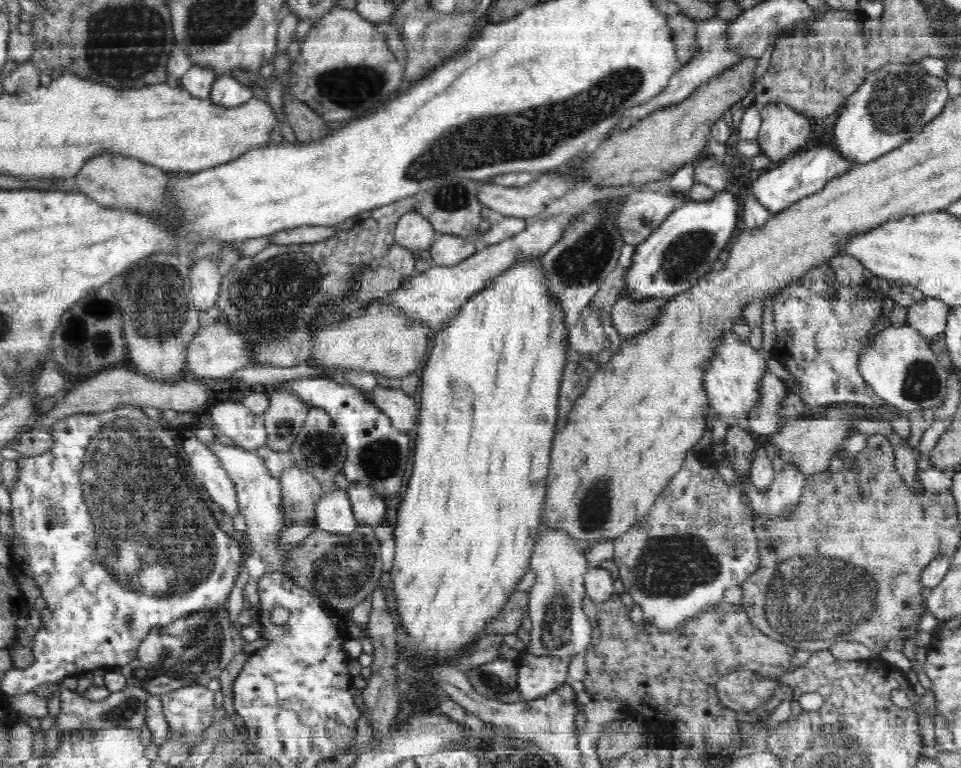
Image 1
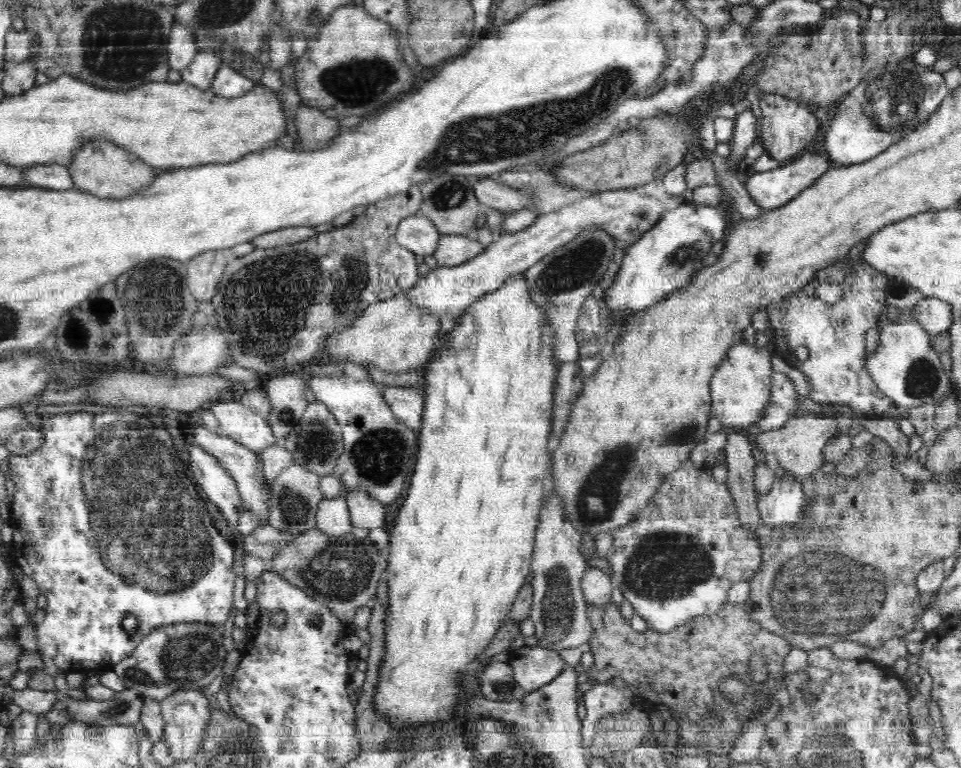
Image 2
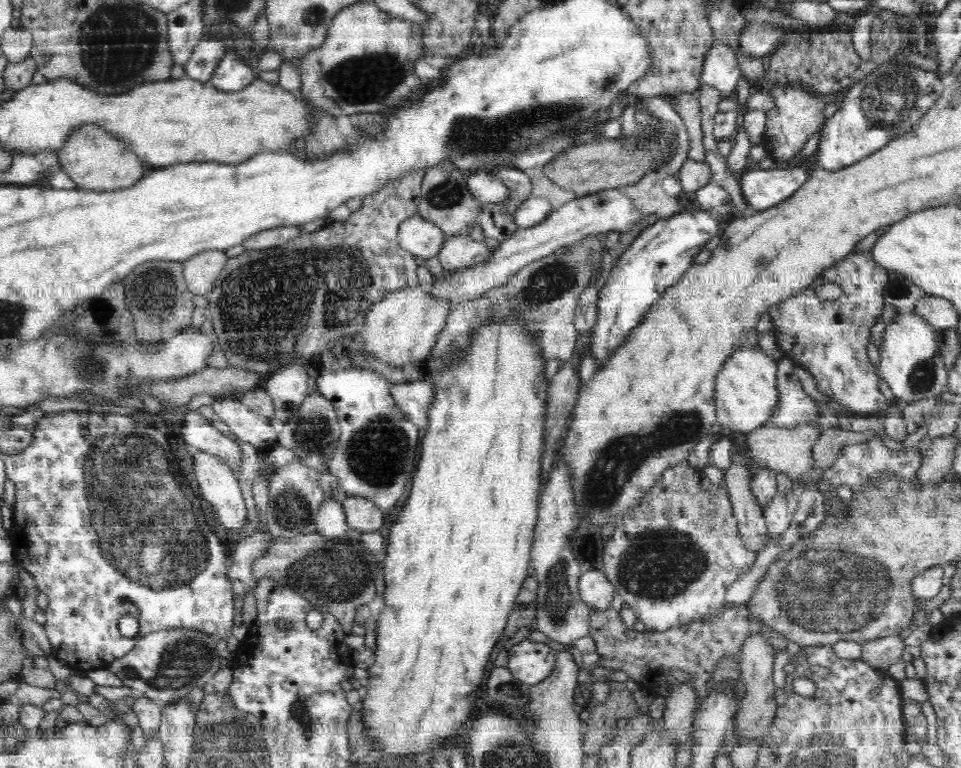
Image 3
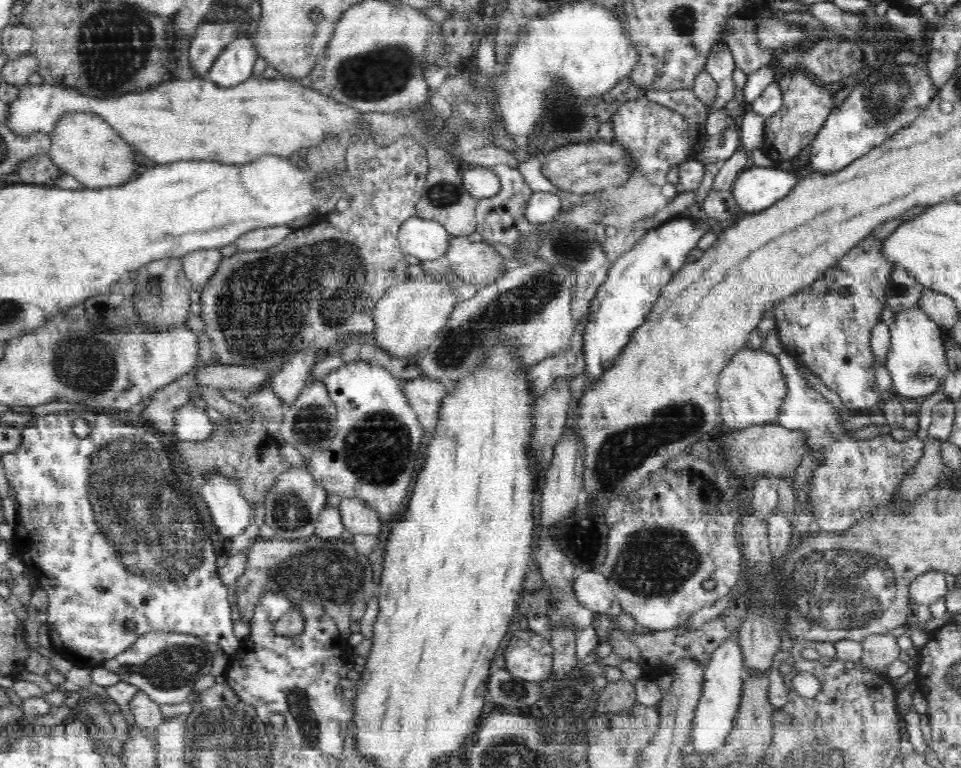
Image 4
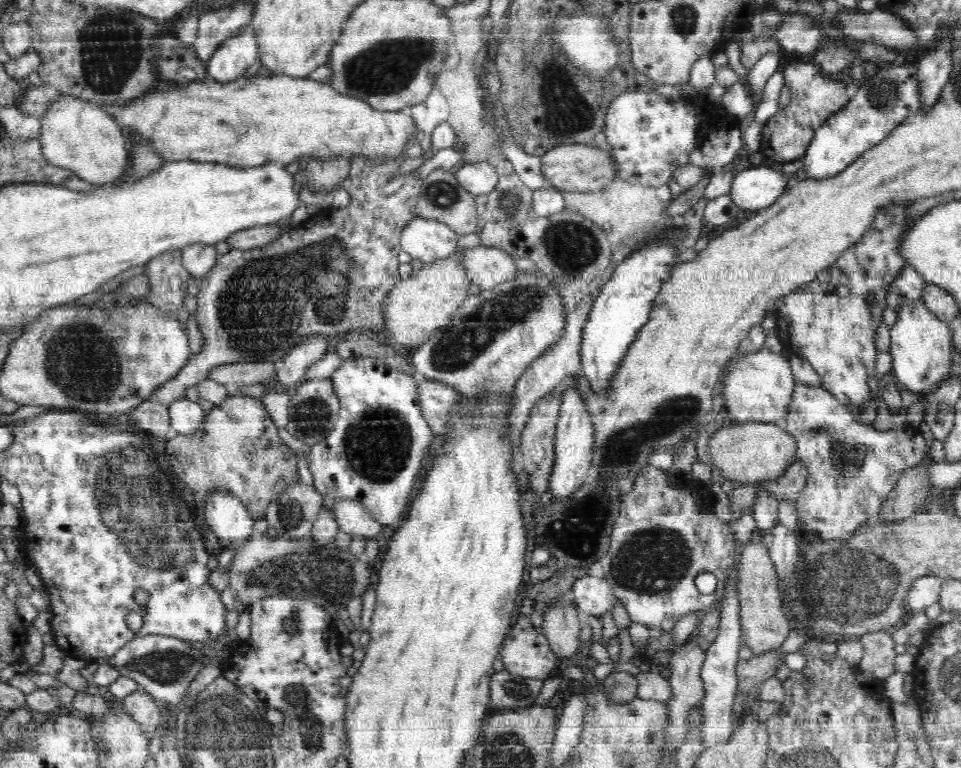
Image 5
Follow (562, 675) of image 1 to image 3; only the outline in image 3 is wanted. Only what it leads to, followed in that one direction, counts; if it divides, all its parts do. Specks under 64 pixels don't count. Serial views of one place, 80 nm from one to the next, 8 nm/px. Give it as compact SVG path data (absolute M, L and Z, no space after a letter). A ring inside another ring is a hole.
M526 638L508 650L507 667L515 682L536 685L552 674L556 666L556 654L546 643Z

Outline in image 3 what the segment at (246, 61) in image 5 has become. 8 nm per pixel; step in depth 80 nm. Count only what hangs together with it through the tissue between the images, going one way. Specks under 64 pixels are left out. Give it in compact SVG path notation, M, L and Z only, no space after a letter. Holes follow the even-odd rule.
M228 51L220 60L209 82L214 89L222 92L237 92L249 86L256 77L256 71L246 65L239 55Z

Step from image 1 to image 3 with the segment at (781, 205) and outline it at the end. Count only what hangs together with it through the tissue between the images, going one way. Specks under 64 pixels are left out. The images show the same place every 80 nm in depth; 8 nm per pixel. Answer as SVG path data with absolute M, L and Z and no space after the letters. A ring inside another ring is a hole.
M802 162L788 168L751 170L740 180L740 194L744 195L744 203L748 206L763 211L792 196L802 188L808 176L810 169L802 166Z

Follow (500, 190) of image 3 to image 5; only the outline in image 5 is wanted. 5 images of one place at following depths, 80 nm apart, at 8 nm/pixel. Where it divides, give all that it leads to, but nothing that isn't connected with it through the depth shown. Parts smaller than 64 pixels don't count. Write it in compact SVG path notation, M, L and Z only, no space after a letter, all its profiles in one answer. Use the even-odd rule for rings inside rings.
M487 161L466 163L455 169L460 186L475 196L492 192L499 180L496 170Z

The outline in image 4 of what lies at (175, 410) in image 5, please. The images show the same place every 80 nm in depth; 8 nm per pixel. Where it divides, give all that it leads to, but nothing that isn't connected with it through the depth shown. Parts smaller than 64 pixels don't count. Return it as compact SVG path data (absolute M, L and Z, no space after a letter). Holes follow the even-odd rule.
M189 403L176 408L173 439L202 442L212 436L212 422L206 411Z

